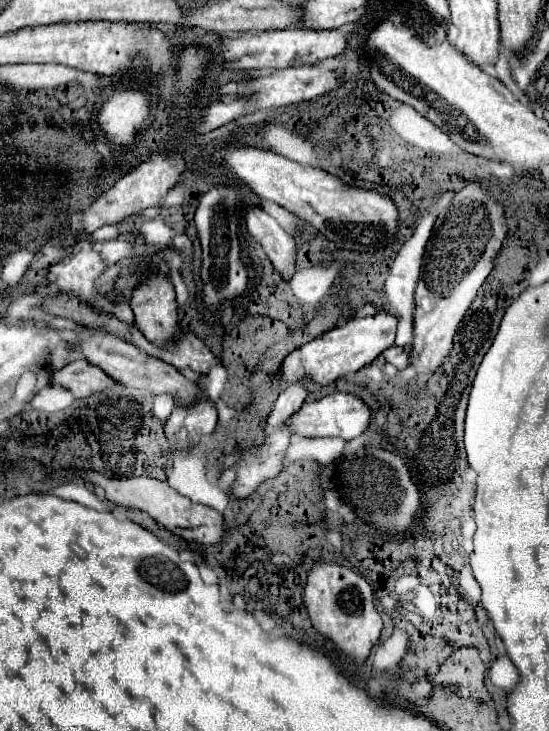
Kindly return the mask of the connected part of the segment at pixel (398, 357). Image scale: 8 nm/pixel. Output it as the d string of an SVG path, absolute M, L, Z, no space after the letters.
M392 346L392 348L384 350L382 354L384 354L386 362L394 364L398 370L408 368L408 364L410 364L410 346Z

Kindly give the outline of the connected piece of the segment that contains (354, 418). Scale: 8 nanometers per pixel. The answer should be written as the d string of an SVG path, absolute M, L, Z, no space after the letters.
M330 394L316 402L306 402L300 412L292 414L288 422L284 422L284 428L290 430L290 434L298 434L304 438L318 438L318 436L338 436L344 440L352 440L360 436L370 424L370 408L356 398L354 394Z

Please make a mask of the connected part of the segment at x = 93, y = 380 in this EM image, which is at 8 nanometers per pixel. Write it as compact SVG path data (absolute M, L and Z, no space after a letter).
M76 358L60 370L50 368L50 378L52 386L62 386L70 390L76 398L86 398L94 392L104 390L106 386L114 386L112 378L102 374L100 368L90 366L84 358Z

